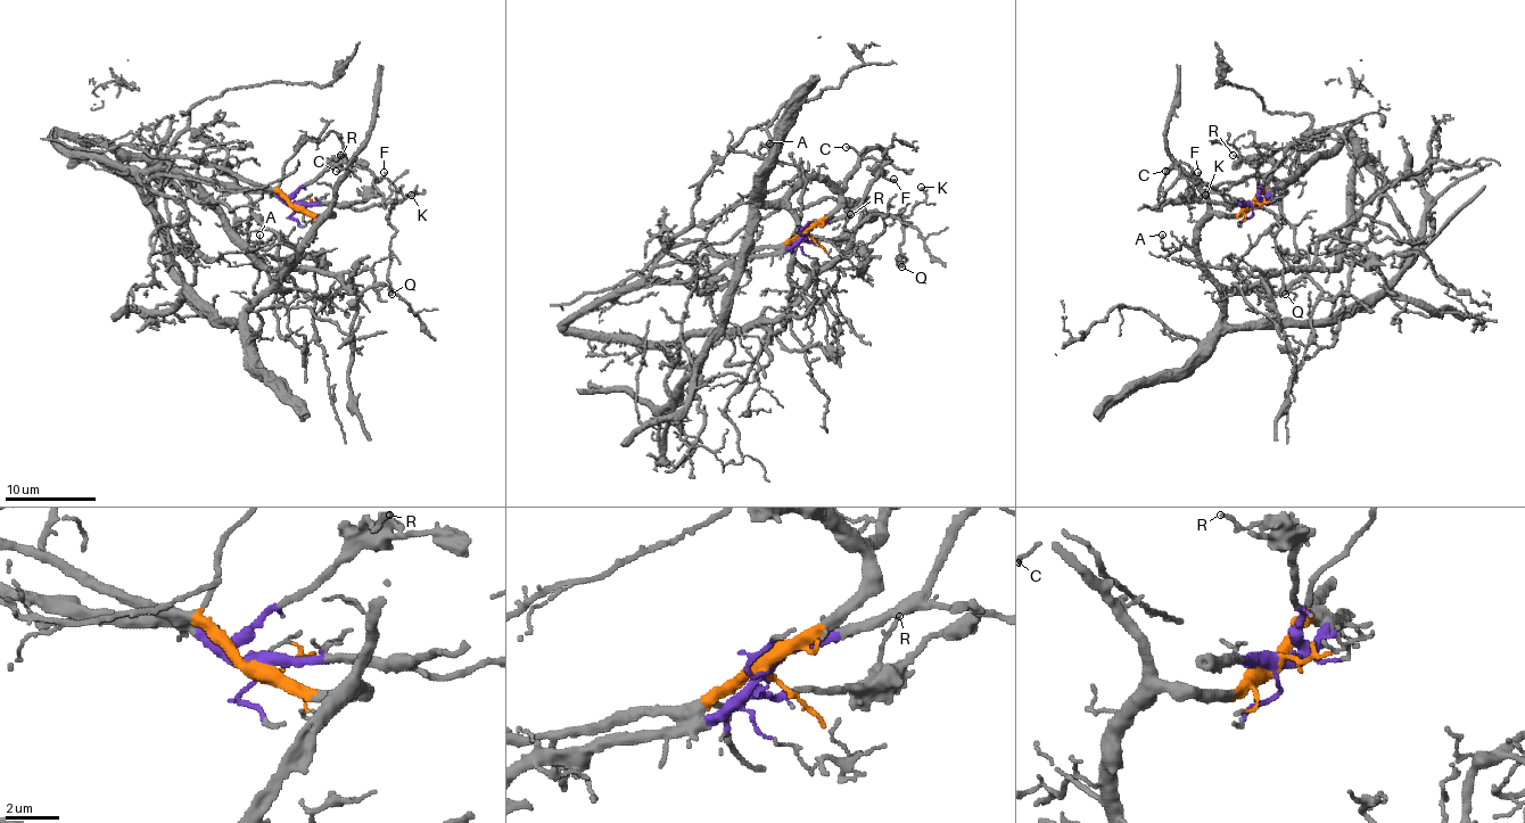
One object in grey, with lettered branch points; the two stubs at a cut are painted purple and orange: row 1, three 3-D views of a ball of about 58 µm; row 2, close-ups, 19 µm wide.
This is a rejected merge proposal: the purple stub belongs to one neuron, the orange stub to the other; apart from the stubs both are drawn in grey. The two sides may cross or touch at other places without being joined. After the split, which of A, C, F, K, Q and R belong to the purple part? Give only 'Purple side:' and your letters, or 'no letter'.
Purple side: F, K, Q, R

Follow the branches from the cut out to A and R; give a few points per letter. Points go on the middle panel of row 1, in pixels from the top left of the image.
A: (805, 232), (825, 219), (839, 203), (839, 194), (791, 164), (764, 157), (759, 153), (768, 143)
R: (805, 232), (802, 239), (837, 239), (850, 214)

